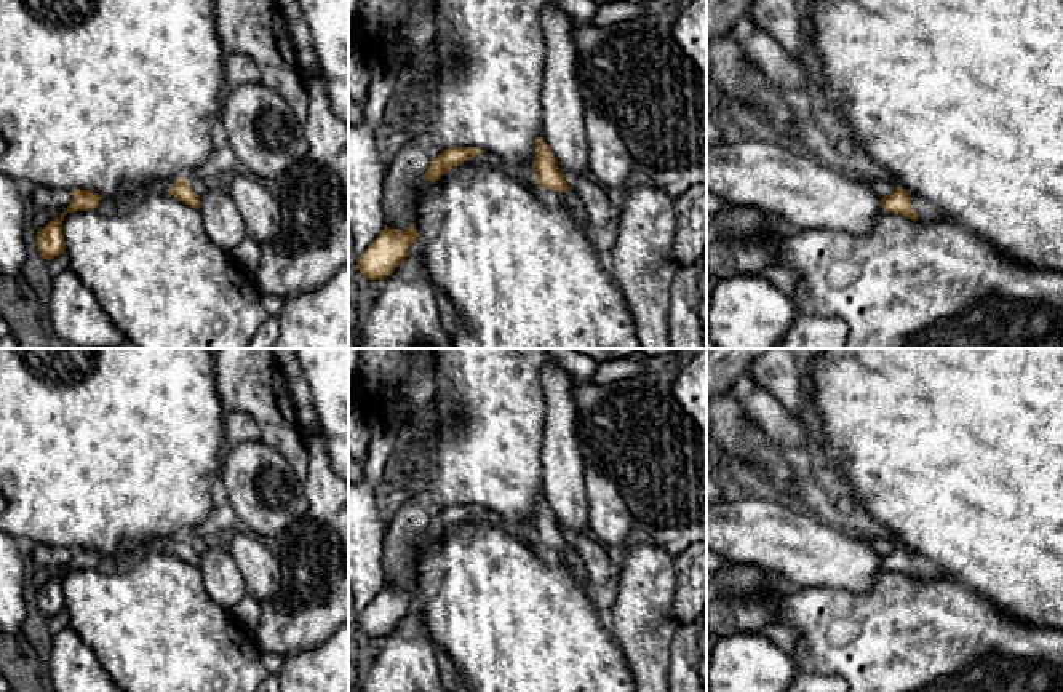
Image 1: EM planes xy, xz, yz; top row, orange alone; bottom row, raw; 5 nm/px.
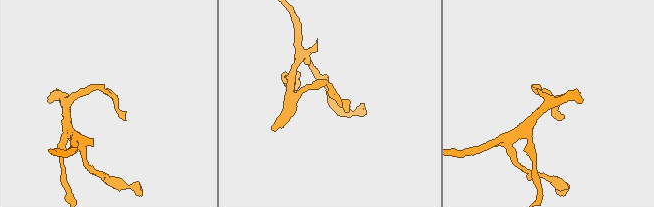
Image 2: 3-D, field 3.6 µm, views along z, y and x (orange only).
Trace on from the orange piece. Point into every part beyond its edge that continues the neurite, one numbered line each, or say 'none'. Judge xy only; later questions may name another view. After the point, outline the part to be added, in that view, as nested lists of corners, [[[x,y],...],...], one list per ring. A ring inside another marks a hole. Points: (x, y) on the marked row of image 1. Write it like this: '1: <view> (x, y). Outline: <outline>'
none

